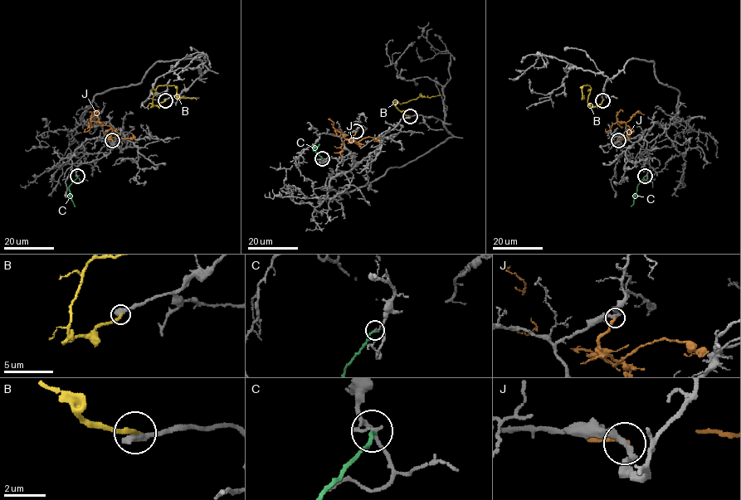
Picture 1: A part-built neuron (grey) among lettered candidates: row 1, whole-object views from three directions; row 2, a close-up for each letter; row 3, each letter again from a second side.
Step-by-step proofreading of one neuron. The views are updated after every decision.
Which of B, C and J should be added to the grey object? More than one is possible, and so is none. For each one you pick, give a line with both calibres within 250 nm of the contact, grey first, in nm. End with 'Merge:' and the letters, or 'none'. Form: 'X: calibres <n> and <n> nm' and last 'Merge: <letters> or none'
B: calibres 480 and 260 nm
Merge: B

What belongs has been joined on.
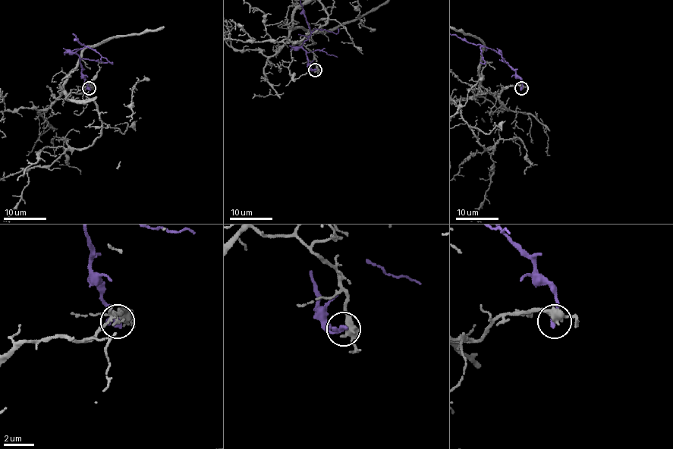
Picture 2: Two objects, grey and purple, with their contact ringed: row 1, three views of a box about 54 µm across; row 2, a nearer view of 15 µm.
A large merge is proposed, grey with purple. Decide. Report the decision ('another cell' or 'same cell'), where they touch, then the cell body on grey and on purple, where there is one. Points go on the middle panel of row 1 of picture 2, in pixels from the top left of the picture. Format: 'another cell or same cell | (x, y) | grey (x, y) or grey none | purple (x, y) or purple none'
another cell | (315, 70) | grey none | purple none

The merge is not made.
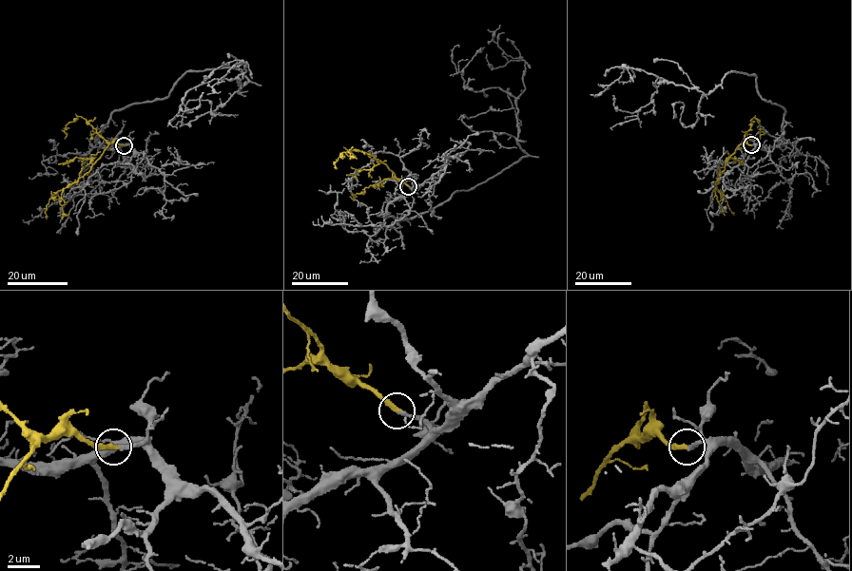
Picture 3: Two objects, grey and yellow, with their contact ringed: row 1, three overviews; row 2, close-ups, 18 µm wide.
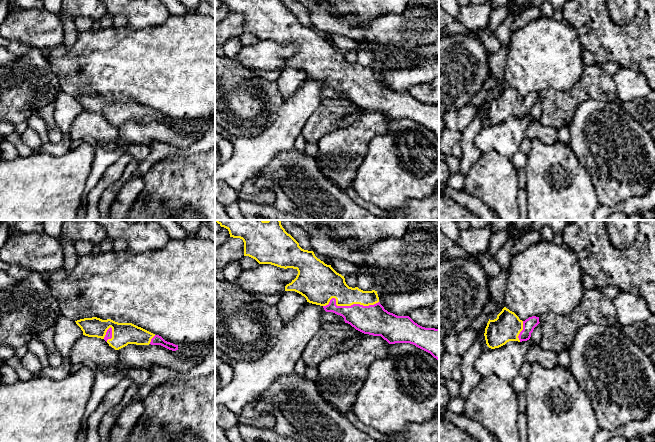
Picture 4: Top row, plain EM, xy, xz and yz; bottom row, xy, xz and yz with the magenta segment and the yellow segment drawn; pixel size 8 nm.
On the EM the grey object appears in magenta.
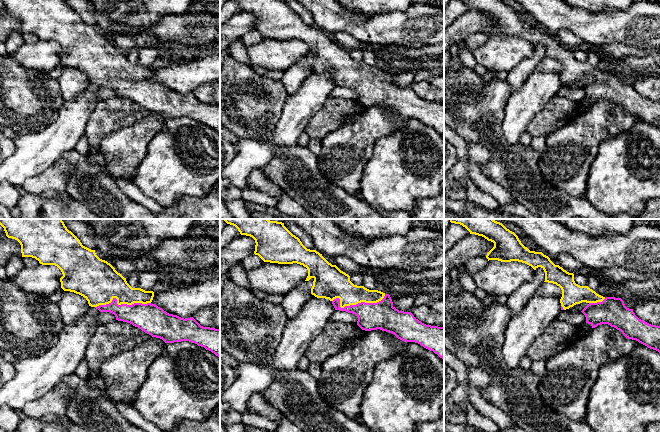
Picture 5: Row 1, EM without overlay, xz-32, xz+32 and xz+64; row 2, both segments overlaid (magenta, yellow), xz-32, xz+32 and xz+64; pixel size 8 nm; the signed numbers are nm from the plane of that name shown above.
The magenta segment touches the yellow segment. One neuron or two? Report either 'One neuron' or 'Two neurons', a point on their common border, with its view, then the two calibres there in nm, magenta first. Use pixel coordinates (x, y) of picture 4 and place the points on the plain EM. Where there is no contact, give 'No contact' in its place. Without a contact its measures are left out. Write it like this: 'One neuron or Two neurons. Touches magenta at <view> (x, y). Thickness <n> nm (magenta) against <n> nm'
One neuron. Touches magenta at xz (348, 82). Thickness 240 nm (magenta) against 240 nm

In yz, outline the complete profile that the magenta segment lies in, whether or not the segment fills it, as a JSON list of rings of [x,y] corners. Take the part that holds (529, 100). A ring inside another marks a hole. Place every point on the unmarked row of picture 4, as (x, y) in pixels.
[[[504,83],[496,95],[489,95],[487,99],[484,109],[486,120],[495,125],[509,117],[527,117],[539,99],[539,93],[532,92],[522,97],[514,88]]]

